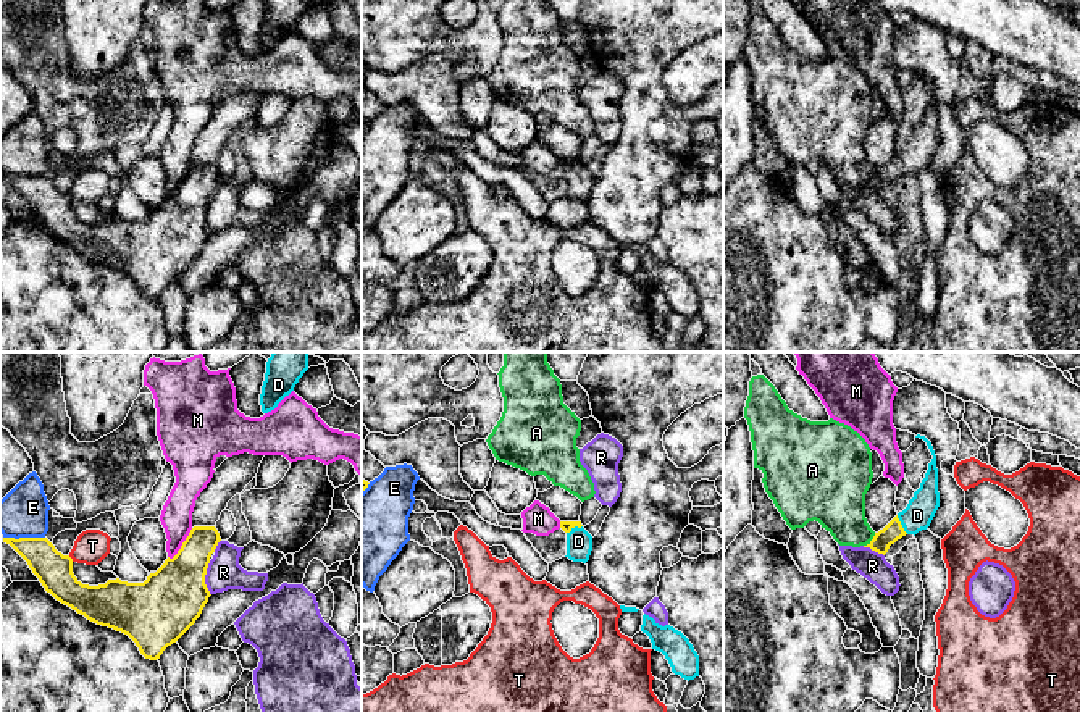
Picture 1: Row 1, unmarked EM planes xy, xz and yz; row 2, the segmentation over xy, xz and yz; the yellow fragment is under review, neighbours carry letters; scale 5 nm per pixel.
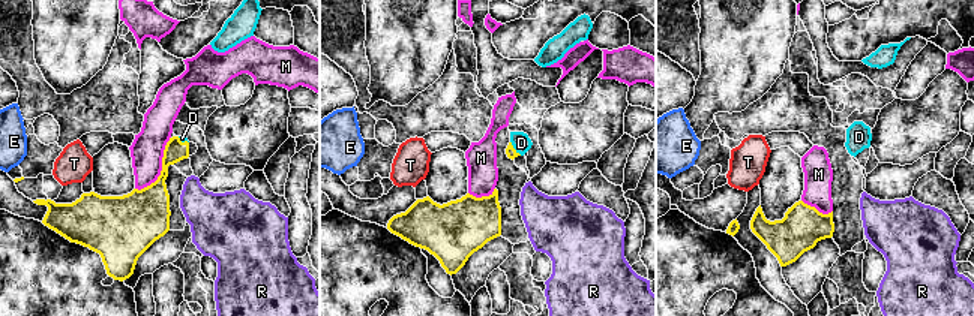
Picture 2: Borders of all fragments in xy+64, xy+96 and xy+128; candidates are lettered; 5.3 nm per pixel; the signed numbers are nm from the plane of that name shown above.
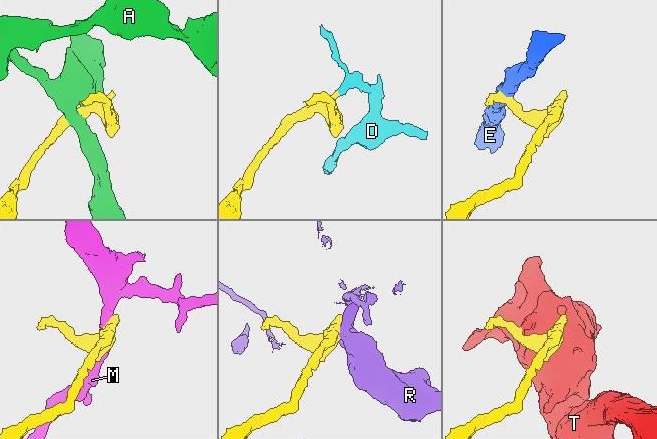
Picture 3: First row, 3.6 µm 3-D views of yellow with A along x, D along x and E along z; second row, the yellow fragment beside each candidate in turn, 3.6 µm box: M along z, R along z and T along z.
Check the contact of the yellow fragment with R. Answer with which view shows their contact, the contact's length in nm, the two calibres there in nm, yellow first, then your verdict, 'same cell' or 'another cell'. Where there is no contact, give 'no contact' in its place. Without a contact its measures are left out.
meets yellow in xy; contact 180 nm long; 320 nm thick on the yellow side, 170 nm on the other; another cell

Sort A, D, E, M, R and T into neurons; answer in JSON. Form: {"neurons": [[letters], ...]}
{"neurons": [["A"], ["D"], ["E"], ["M"], ["R"], ["T"]]}

